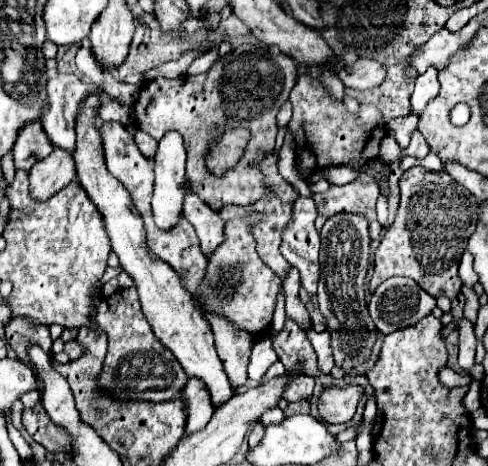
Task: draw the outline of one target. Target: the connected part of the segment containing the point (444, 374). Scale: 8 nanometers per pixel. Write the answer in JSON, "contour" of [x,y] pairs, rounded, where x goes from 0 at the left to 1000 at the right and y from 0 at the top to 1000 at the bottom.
{"contour":[[[906,790],[898,811],[902,811],[902,820],[910,828],[922,828],[922,833],[947,833],[947,828],[959,828],[959,820],[963,820],[963,807],[939,803],[939,798],[922,794],[922,790]]]}

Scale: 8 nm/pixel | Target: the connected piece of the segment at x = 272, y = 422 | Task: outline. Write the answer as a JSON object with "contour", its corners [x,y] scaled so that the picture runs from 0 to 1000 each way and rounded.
{"contour":[[[561,876],[537,893],[541,914],[570,914],[570,910],[578,910],[578,901],[582,901],[582,888],[574,876]]]}

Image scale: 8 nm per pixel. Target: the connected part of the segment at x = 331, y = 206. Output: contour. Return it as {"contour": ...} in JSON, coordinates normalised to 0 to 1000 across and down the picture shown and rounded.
{"contour":[[[738,373],[725,391],[709,399],[689,399],[676,403],[660,416],[643,416],[643,433],[652,442],[652,455],[676,468],[680,459],[693,455],[725,455],[725,459],[746,459],[758,476],[758,511],[779,506],[779,476],[770,468],[770,425],[775,425],[775,391],[754,378]]]}

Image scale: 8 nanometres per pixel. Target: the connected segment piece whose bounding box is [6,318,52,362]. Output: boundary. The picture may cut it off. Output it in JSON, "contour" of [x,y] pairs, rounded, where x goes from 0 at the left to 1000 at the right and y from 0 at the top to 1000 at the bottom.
{"contour":[[[29,682],[25,695],[12,700],[12,730],[16,730],[16,738],[33,751],[37,768],[41,768],[45,777],[57,777],[53,742],[57,742],[61,734],[82,738],[98,760],[107,760],[107,755],[102,755],[107,730],[102,730],[98,704],[94,704],[94,700],[82,700],[82,695],[61,695],[53,682]]]}

